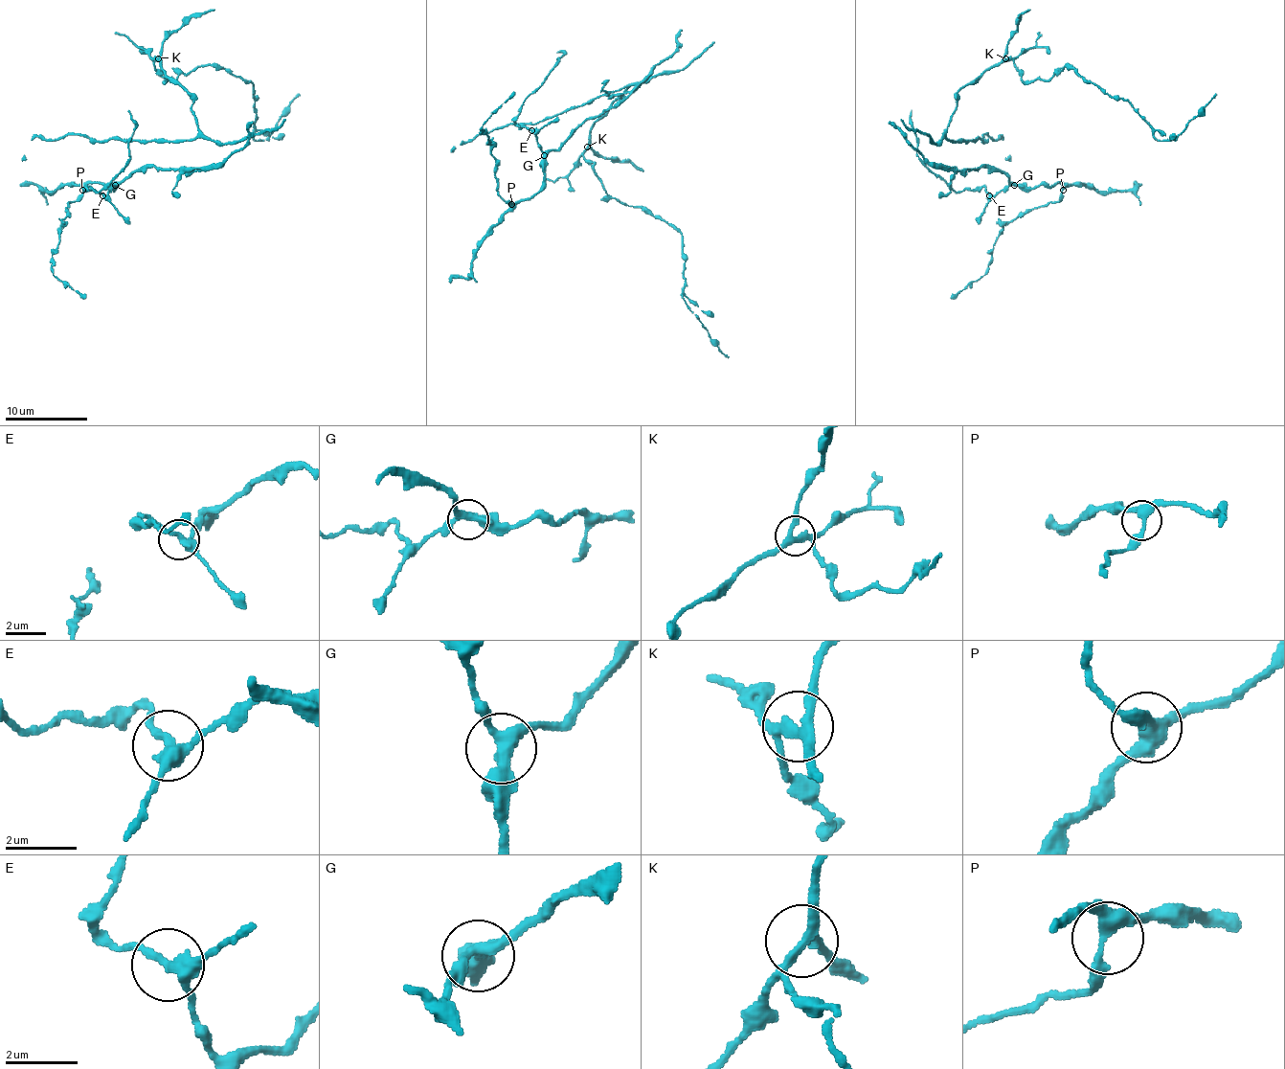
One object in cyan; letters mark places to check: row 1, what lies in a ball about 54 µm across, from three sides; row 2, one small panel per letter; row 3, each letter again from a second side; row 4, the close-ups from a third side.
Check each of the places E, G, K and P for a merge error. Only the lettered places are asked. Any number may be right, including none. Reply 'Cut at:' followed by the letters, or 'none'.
Cut at: none

